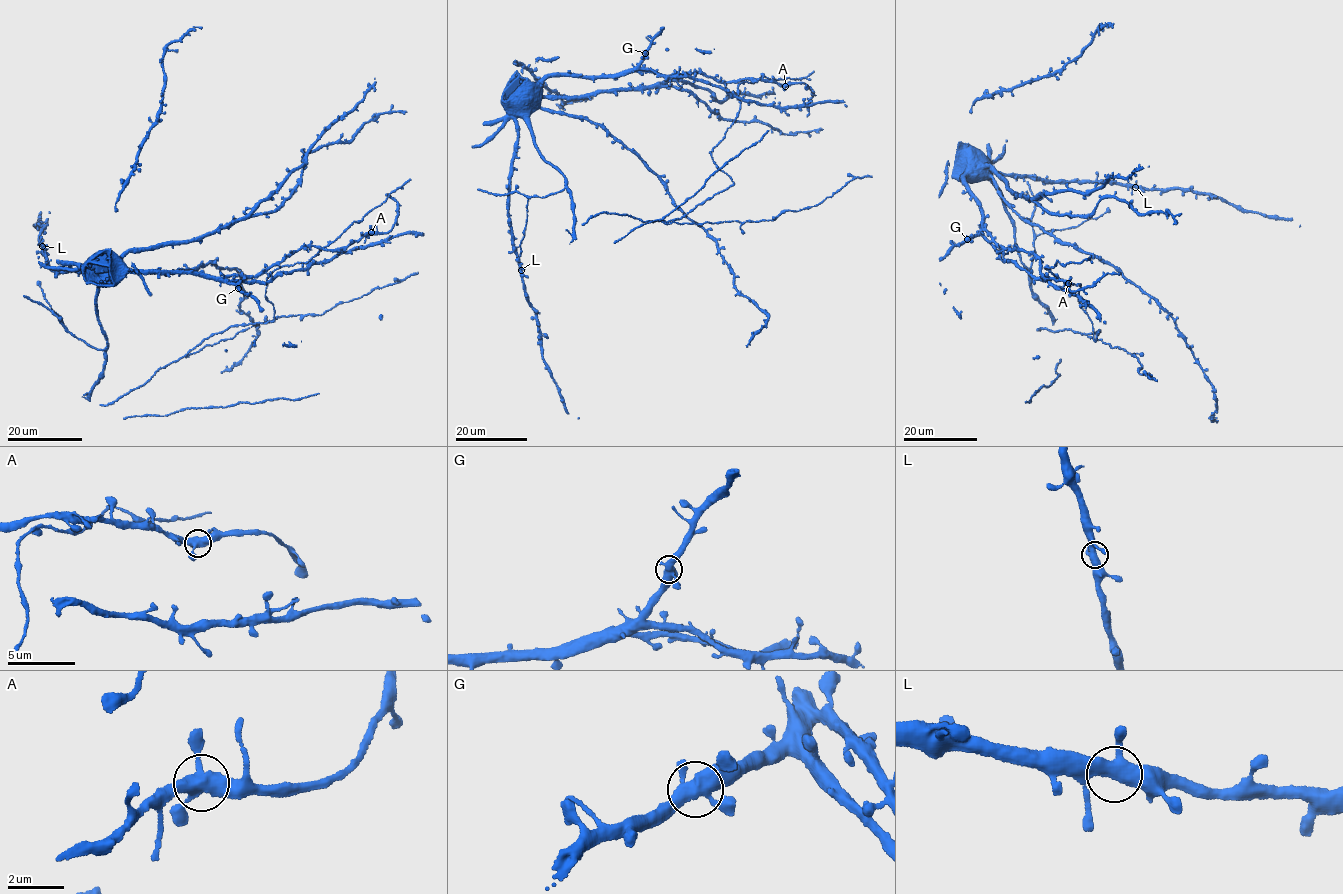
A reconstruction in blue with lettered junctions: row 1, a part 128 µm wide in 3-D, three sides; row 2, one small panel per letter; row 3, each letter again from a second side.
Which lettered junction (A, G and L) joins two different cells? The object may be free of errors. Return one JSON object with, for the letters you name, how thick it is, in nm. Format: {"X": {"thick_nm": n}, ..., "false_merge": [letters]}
{"false_merge": []}

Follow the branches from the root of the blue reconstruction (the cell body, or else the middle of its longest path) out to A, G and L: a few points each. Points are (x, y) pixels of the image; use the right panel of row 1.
A: (1009, 248), (1037, 257), (1041, 263), (1039, 270), (1046, 278), (1068, 283)
G: (1009, 248), (1000, 248), (980, 234), (968, 239)
L: (1009, 248), (1000, 248), (982, 226), (966, 176), (977, 181), (993, 168), (1054, 181), (1135, 187)

